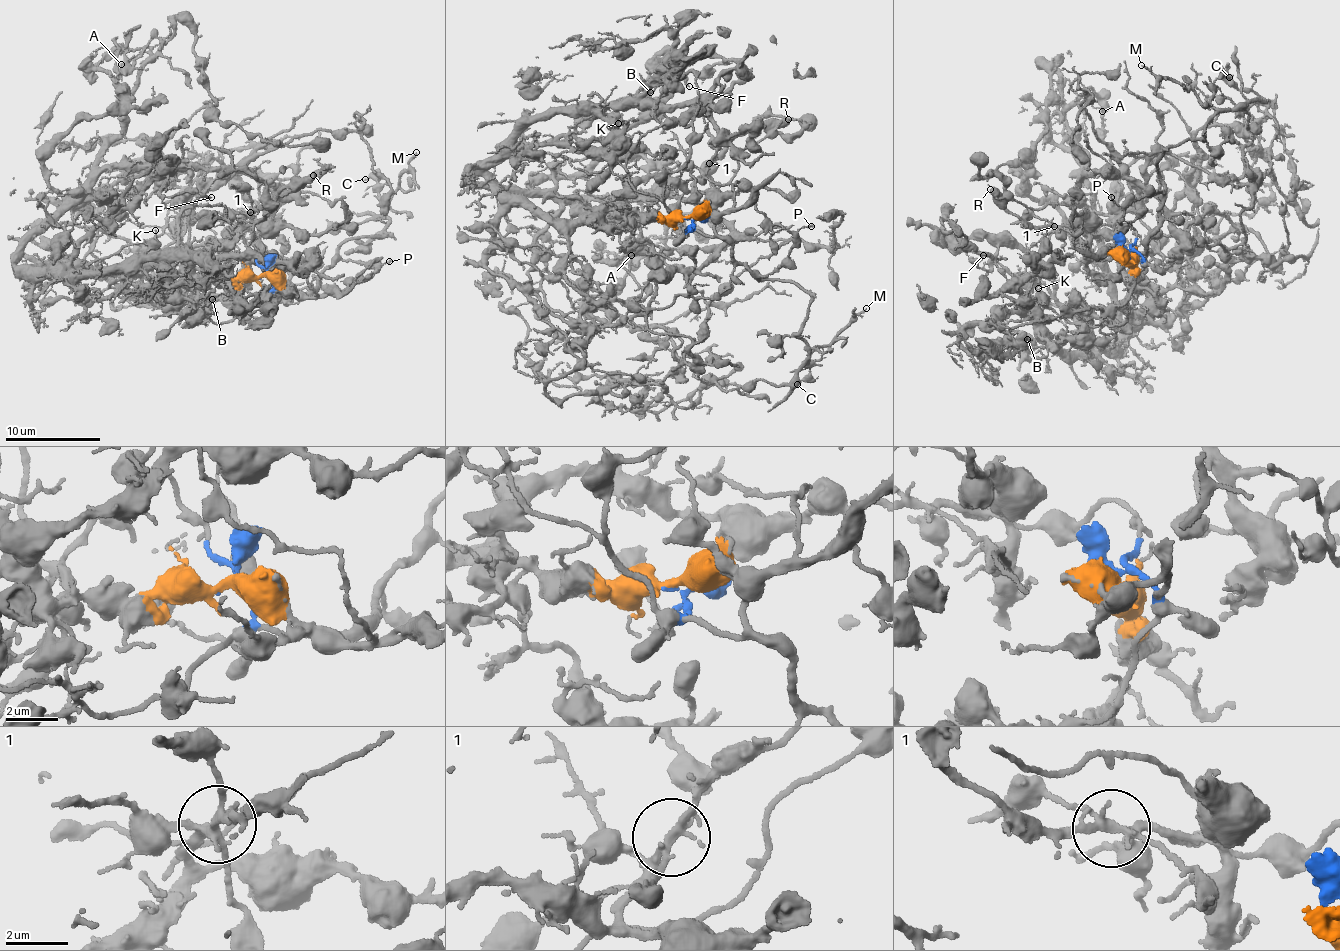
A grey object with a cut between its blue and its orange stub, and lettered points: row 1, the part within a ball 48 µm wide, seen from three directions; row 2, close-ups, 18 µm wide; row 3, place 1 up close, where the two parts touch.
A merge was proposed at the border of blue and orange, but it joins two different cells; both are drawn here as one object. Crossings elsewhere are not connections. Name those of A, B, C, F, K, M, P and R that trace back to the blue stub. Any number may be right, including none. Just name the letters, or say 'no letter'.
C, M, P

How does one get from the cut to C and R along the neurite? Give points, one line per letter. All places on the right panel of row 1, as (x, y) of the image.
C: (1128, 257), (1142, 259), (1159, 222), (1155, 164), (1202, 136), (1213, 83), (1230, 78)
R: (1128, 257), (1137, 274), (1133, 282), (1098, 274), (1087, 266), (1087, 234), (1022, 221), (989, 190)

